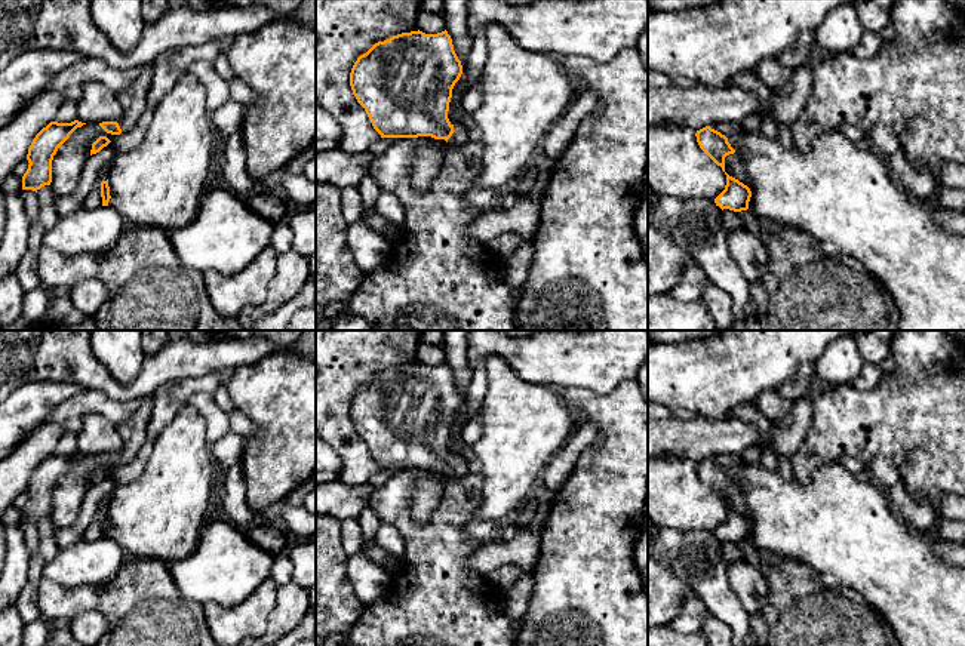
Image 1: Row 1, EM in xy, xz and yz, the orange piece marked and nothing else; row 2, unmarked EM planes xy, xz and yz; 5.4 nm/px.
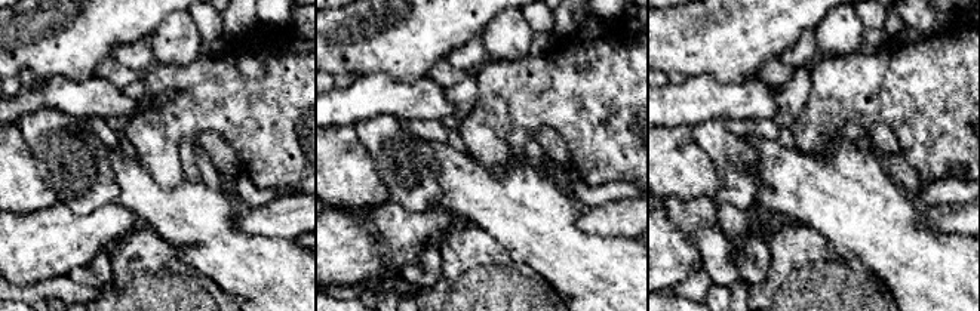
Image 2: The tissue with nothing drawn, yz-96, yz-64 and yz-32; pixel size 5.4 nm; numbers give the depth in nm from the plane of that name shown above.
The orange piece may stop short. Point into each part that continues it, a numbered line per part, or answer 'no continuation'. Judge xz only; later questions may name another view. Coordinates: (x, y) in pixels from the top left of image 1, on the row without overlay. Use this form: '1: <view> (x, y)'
1: xz (460, 468)

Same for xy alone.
1: xy (134, 430)

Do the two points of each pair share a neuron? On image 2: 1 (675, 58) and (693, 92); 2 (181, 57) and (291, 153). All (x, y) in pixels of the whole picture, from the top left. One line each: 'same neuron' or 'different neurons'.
1: different neurons
2: different neurons

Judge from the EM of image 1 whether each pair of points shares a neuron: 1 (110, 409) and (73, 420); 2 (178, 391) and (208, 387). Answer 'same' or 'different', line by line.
1: same
2: same

